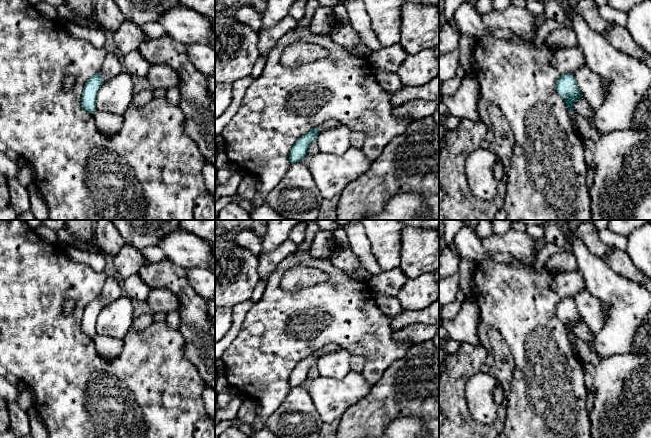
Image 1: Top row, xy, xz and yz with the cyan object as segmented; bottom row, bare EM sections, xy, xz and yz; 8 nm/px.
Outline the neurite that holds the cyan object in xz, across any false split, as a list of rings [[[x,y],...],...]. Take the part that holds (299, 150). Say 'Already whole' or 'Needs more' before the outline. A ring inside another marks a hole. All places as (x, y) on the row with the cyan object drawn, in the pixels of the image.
Already whole. [[[315,127],[308,133],[301,136],[295,142],[289,153],[289,160],[291,164],[303,160],[303,158],[308,153],[309,146],[311,145],[312,142],[316,141],[318,134],[319,134],[318,127]]]

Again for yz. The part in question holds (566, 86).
Already whole. [[[567,73],[559,77],[556,81],[556,90],[564,99],[569,111],[574,111],[573,104],[576,100],[582,98],[573,74]]]

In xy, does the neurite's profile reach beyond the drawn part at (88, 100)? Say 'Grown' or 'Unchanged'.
Unchanged

